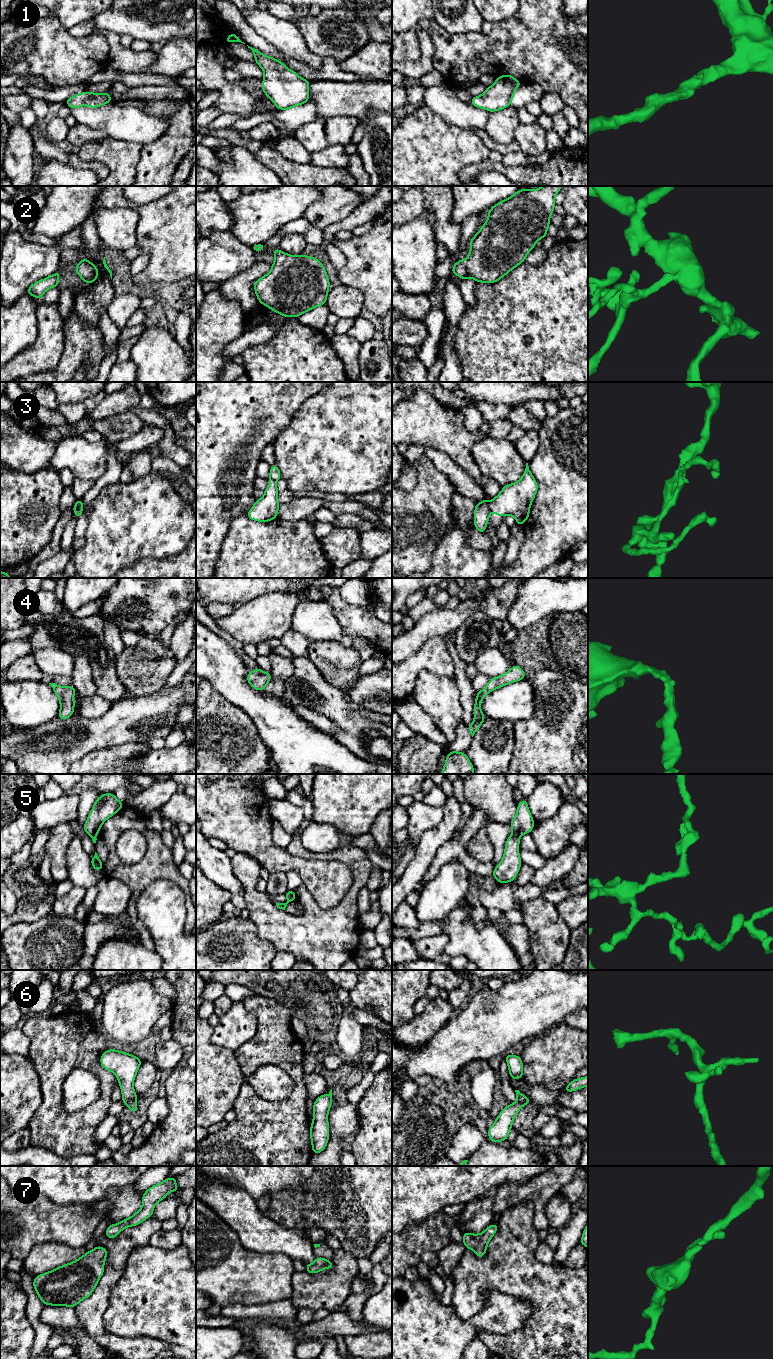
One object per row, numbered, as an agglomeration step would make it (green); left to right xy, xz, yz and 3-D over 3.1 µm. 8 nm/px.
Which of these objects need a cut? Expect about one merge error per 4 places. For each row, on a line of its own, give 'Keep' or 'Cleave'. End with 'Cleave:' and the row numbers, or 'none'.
1: Keep
2: Keep
3: Cleave
4: Keep
5: Keep
6: Keep
7: Keep
Cleave: 3

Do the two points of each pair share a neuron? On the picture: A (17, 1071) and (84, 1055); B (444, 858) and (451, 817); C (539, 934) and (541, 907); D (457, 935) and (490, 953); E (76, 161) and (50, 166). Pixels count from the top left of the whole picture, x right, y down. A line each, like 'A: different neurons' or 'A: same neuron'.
A: different neurons
B: different neurons
C: same neuron
D: same neuron
E: different neurons

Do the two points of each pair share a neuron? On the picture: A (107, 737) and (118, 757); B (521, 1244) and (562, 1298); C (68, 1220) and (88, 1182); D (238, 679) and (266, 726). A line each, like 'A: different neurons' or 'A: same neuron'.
A: different neurons
B: same neuron
C: different neurons
D: same neuron

